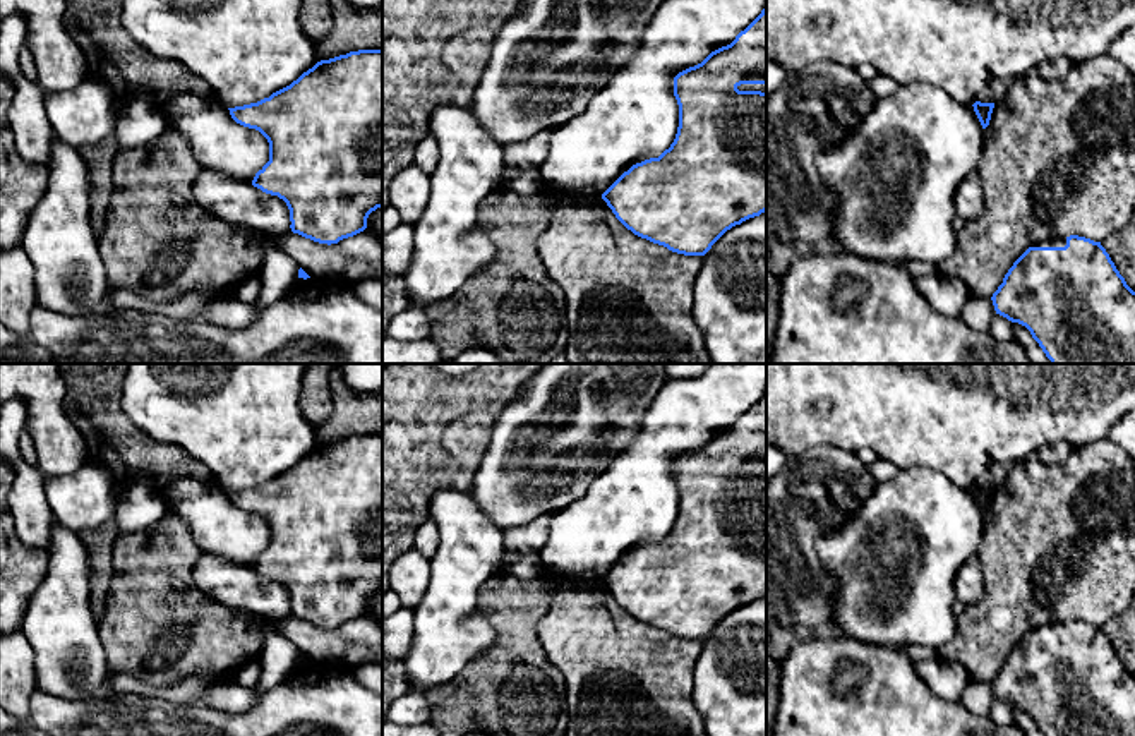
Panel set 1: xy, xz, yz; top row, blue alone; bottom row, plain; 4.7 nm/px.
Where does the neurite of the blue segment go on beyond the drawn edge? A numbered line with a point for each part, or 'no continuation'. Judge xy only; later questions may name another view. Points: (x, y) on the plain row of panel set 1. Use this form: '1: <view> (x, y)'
no continuation

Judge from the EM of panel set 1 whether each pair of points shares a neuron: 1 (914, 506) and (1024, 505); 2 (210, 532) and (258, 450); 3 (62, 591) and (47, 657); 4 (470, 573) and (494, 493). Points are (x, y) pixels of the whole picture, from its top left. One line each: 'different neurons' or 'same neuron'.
1: different neurons
2: different neurons
3: same neuron
4: different neurons

